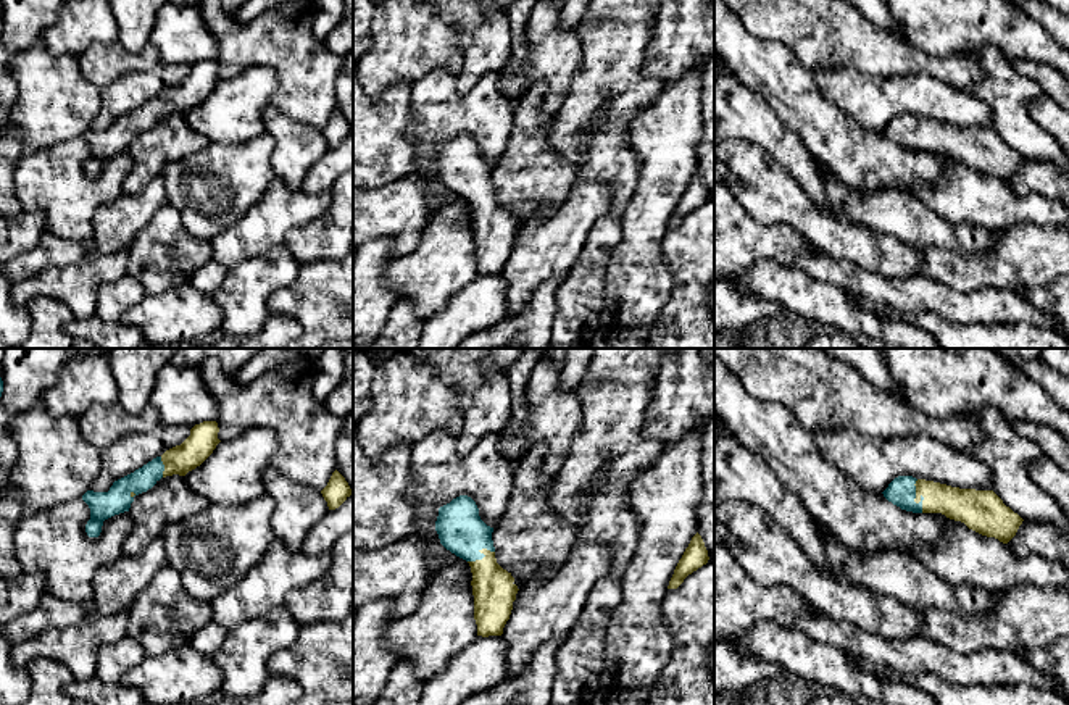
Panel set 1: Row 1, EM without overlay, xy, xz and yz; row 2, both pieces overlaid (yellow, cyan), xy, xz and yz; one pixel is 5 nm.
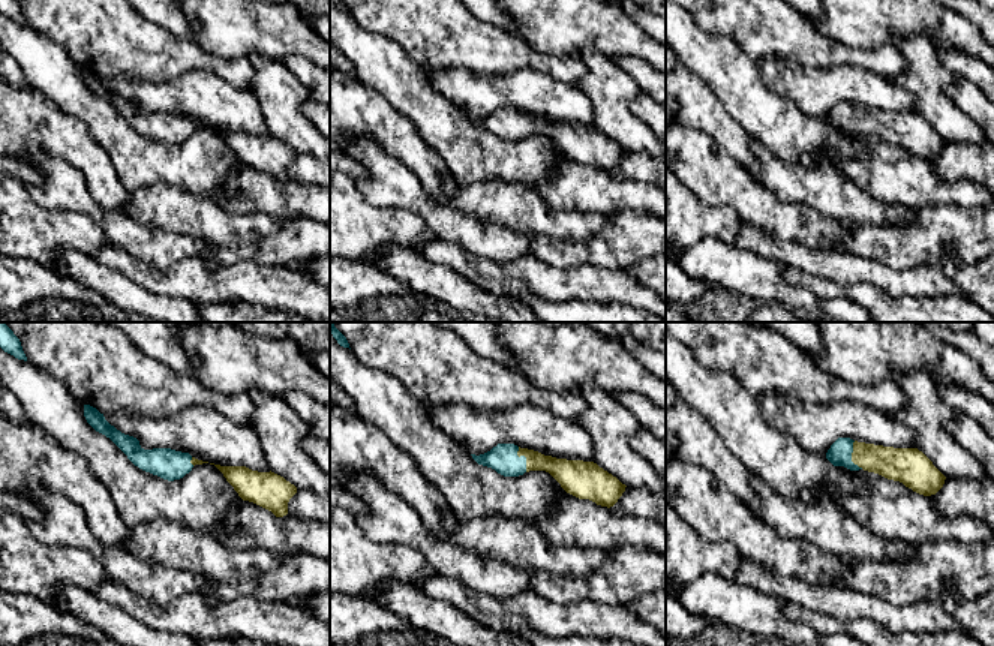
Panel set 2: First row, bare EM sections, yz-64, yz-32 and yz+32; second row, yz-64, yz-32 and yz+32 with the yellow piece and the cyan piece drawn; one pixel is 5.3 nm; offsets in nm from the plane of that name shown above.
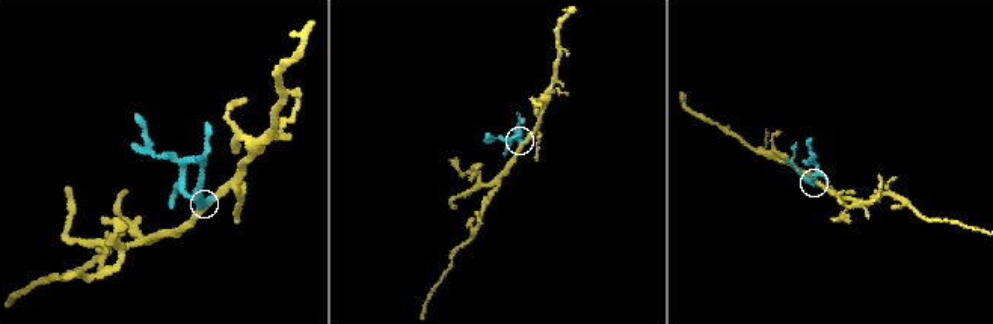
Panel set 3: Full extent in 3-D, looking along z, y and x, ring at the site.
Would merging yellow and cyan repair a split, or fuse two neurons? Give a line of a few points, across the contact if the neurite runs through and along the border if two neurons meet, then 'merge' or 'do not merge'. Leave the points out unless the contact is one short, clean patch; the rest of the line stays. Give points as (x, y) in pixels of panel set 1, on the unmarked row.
merge

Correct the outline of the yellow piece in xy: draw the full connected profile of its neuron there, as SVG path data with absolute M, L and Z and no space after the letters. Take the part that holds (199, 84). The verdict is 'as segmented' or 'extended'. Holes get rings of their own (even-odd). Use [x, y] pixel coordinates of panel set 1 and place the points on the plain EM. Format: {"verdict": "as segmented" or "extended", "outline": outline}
{"verdict": "extended", "outline": "M216 60L195 63L181 84L166 89L161 95L114 119L108 131L87 129L82 134L90 147L90 158L85 163L87 174L98 176L105 158L129 150L134 136L152 127L161 116L185 115L200 105L221 81L218 71Z"}

